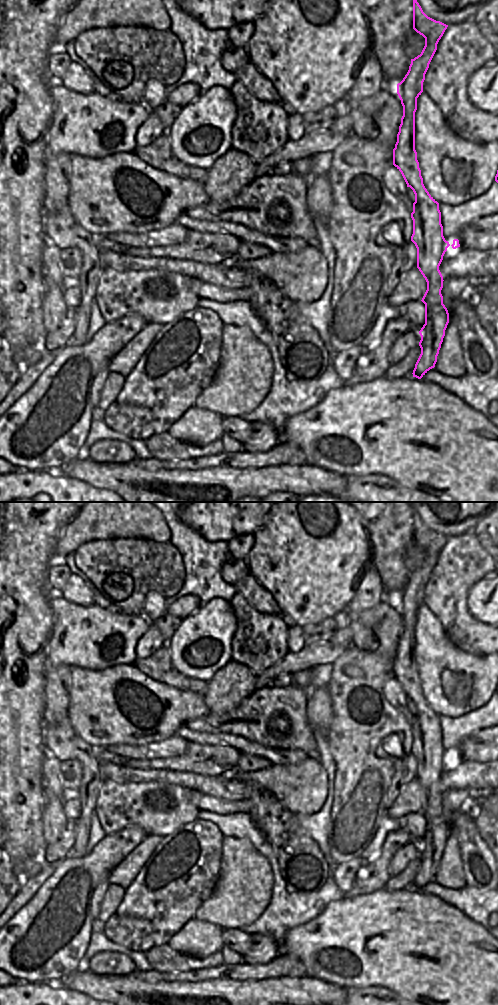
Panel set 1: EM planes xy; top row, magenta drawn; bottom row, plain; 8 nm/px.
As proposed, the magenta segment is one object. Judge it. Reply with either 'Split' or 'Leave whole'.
Leave whole.

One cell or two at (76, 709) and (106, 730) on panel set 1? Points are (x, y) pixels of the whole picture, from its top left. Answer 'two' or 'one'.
one

